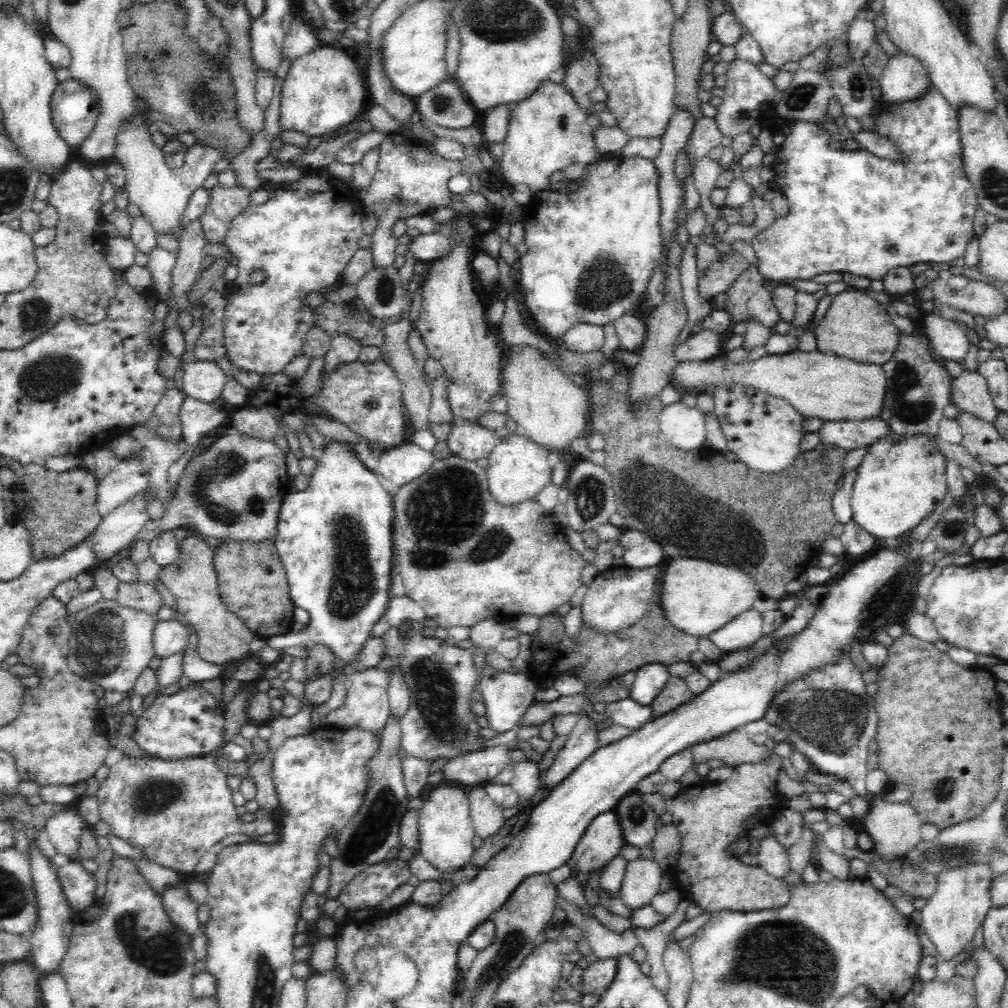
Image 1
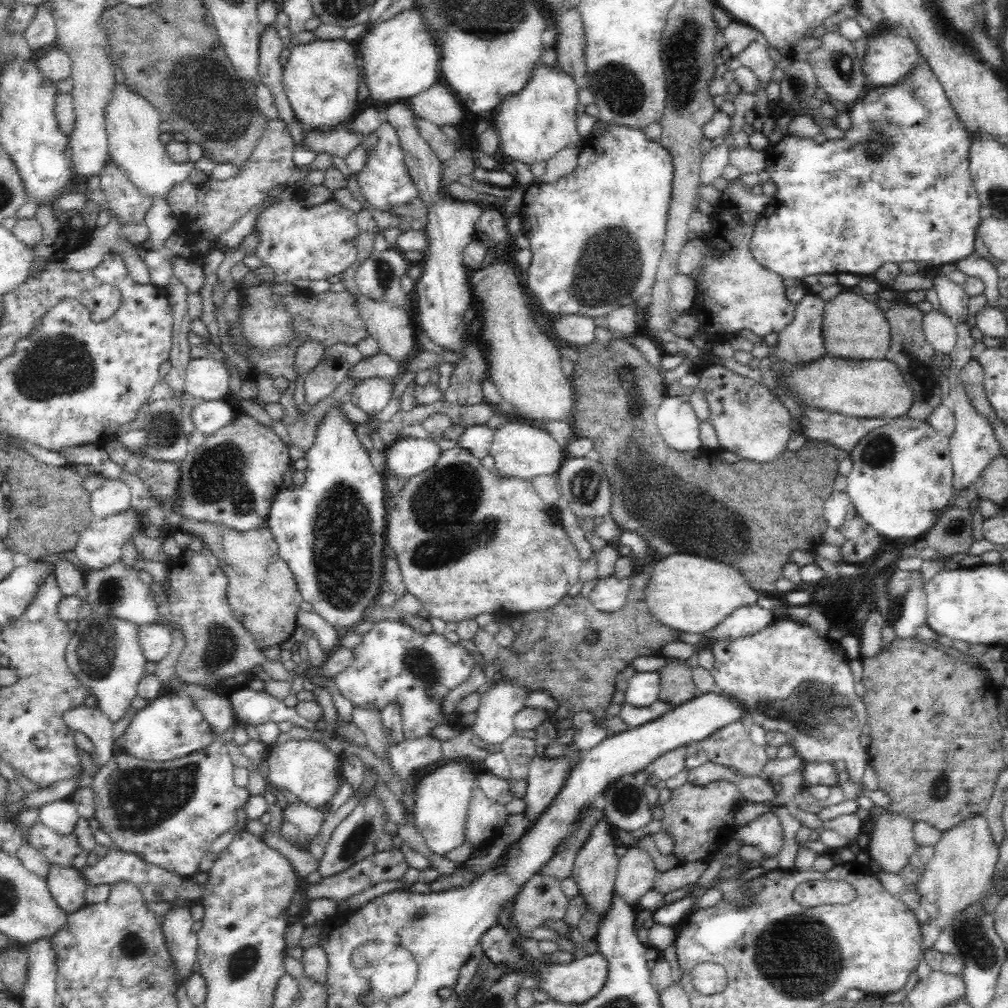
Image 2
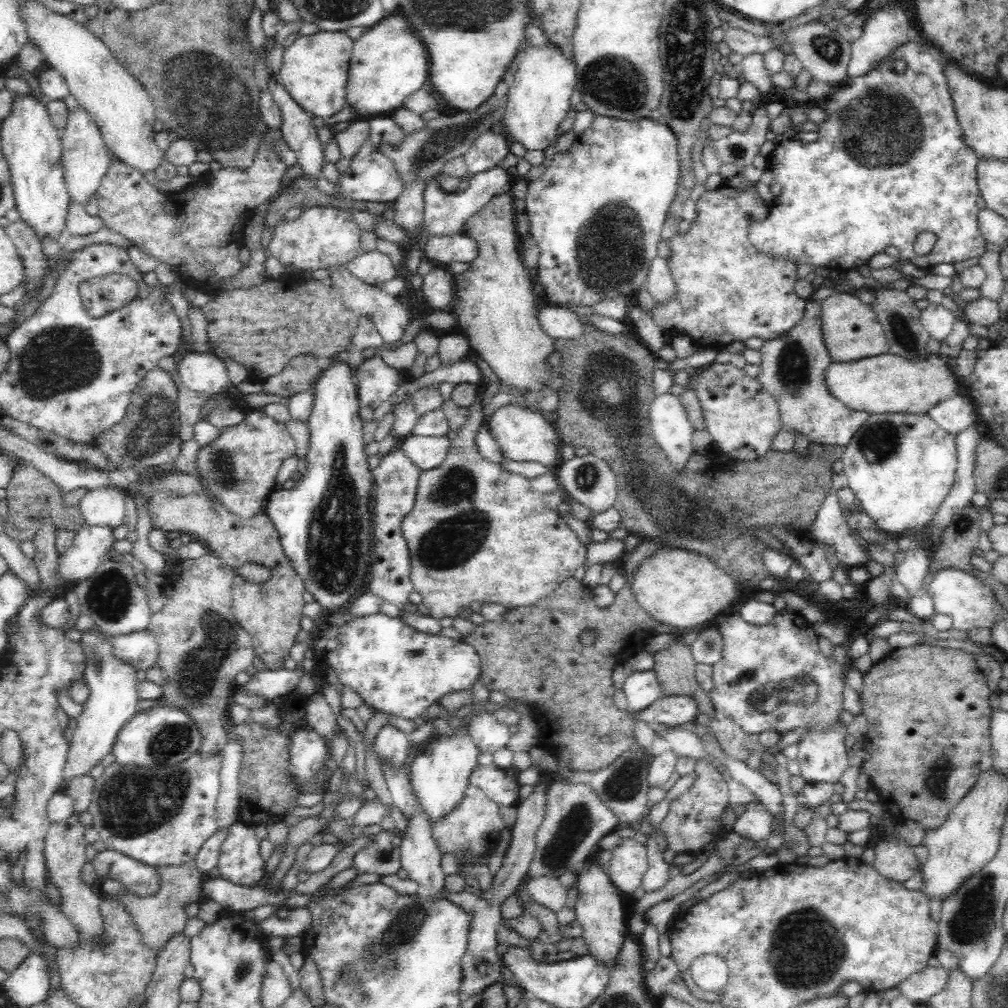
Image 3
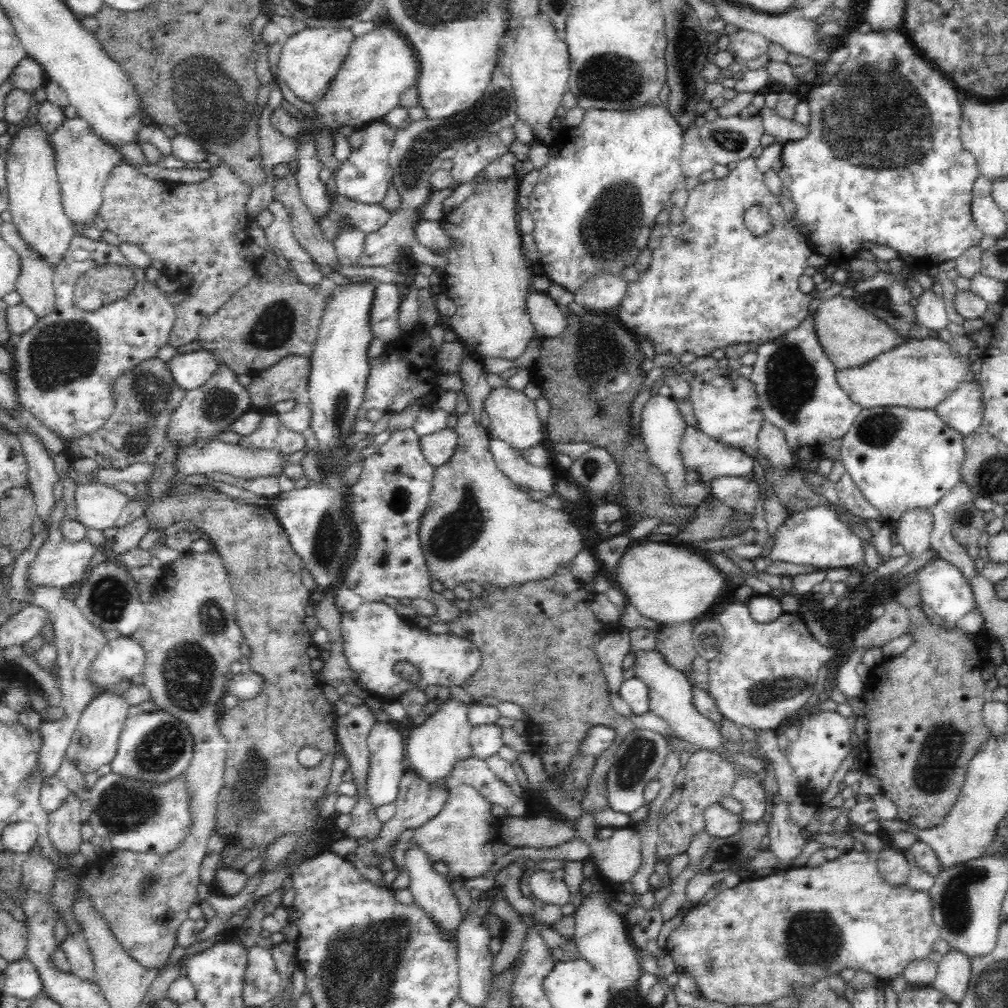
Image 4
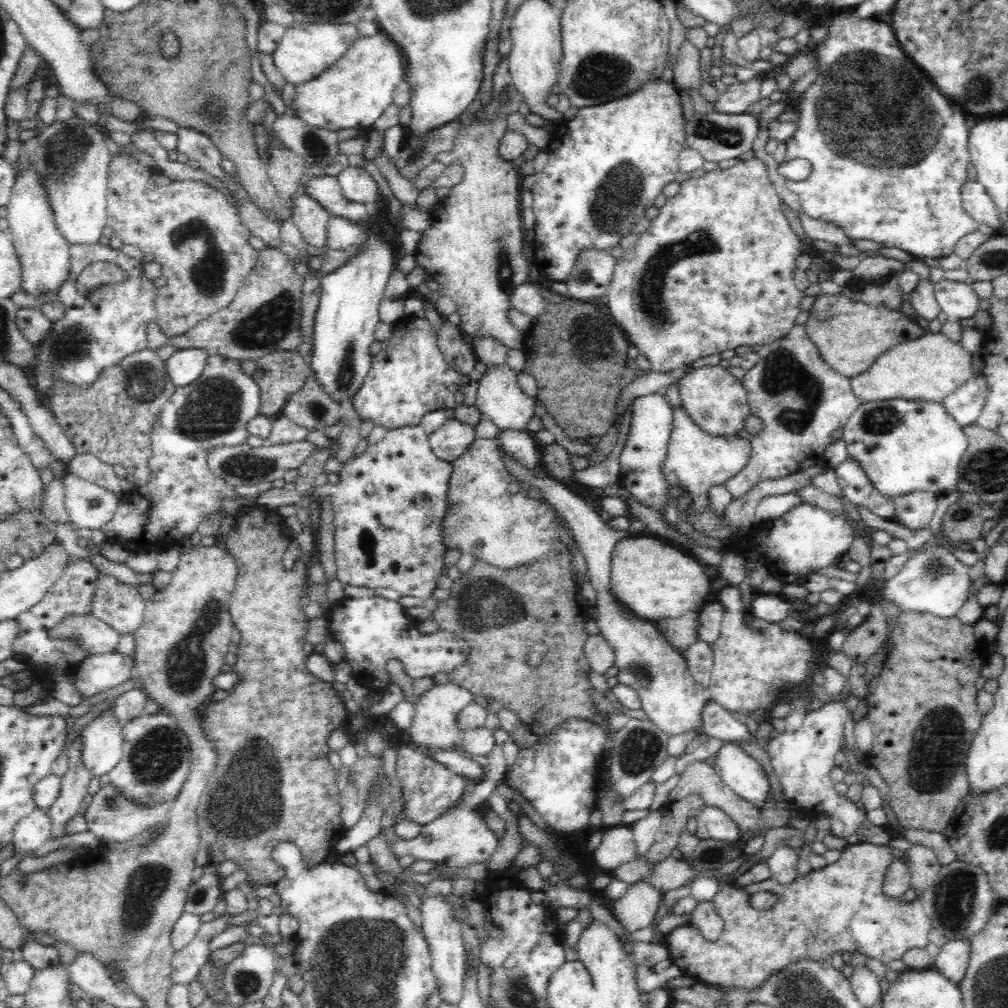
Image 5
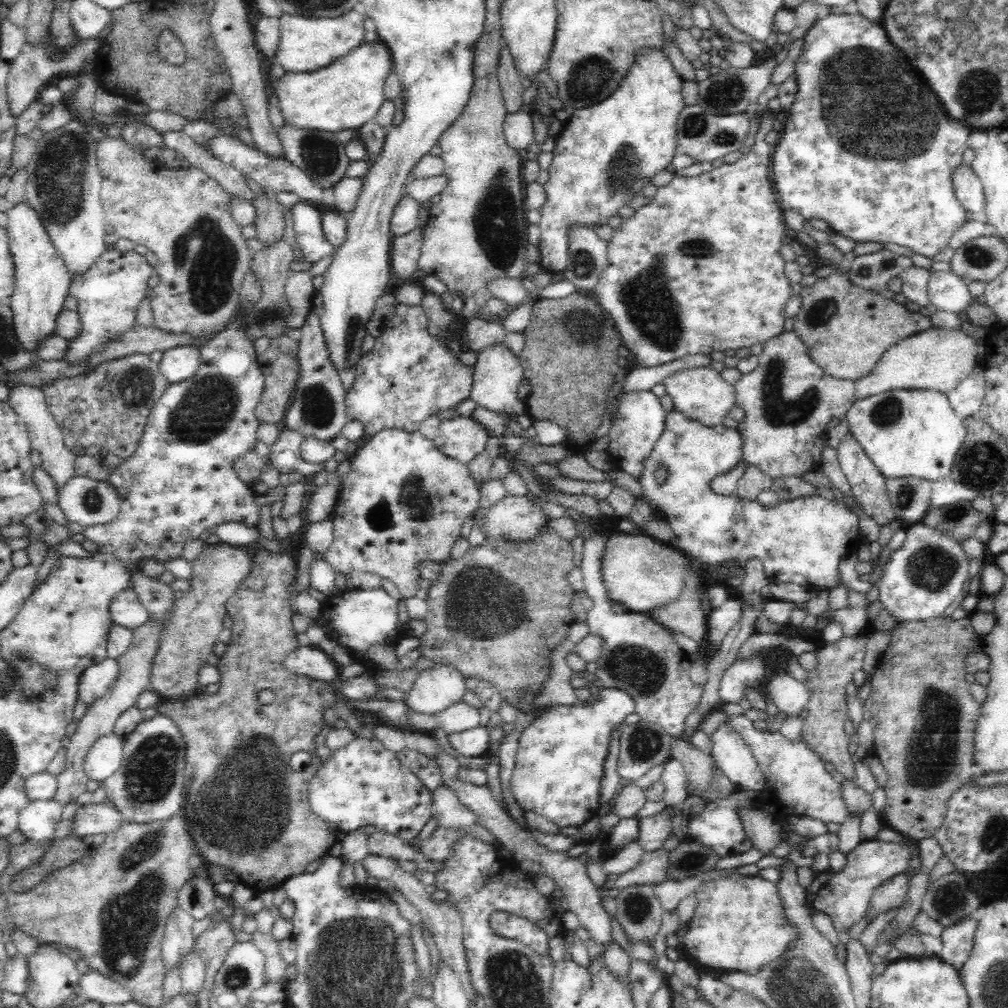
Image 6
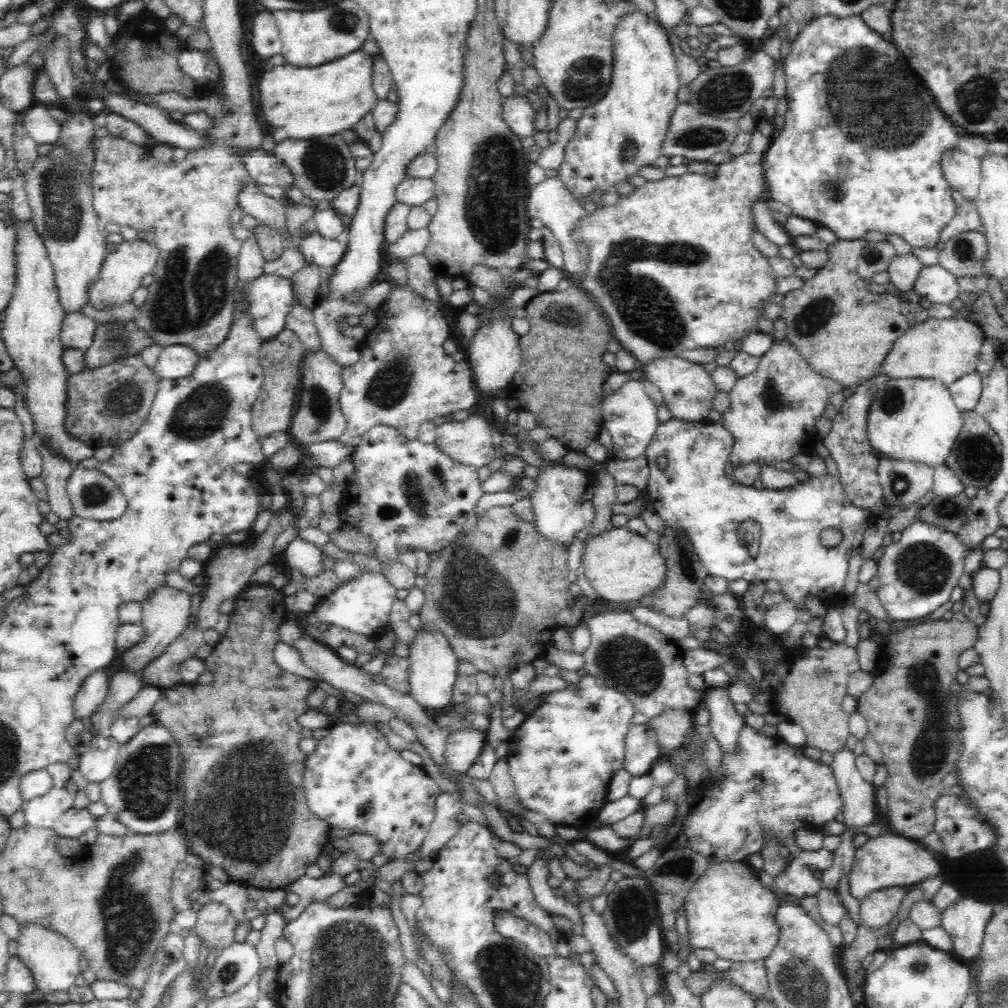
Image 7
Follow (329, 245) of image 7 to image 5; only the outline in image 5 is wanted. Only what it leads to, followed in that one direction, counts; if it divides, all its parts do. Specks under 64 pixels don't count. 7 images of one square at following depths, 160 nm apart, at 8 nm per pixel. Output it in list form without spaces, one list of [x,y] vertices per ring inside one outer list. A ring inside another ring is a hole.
[[[304,192],[301,197],[295,198],[290,219],[300,230],[306,243],[322,248],[327,242],[327,224],[331,217],[318,200]]]

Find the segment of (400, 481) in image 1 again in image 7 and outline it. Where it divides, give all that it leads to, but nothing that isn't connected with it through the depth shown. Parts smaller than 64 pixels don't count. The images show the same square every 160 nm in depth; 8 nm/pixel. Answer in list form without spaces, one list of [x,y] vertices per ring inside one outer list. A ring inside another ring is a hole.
[[[464,414],[448,418],[437,426],[435,444],[450,459],[478,470],[495,459],[492,427],[484,416]]]

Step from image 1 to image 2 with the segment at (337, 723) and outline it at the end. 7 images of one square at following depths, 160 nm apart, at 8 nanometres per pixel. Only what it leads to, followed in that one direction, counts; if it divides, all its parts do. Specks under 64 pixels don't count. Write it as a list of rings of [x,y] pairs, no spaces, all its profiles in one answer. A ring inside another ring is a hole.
[[[353,706],[352,721],[350,723],[357,726],[367,738],[367,746],[369,750],[374,752],[380,758],[388,756],[388,746],[390,742],[386,737],[386,731],[383,721],[381,710],[374,707]]]

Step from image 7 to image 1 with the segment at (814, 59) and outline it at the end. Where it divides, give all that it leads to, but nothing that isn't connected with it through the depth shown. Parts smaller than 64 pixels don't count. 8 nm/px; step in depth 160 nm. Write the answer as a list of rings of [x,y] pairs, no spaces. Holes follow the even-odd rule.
[[[932,87],[932,90],[922,98],[922,100],[918,100],[918,102],[906,102],[906,104],[886,104],[885,102],[878,104],[876,112],[874,112],[874,117],[877,122],[877,133],[880,136],[888,137],[897,147],[898,150],[901,152],[901,156],[907,160],[905,163],[902,163],[902,161],[890,161],[888,159],[880,159],[874,154],[870,153],[870,151],[866,151],[866,149],[859,151],[852,151],[847,149],[841,149],[841,150],[832,150],[830,149],[829,142],[831,141],[831,136],[828,134],[827,130],[824,130],[817,122],[804,122],[804,121],[793,121],[793,125],[790,128],[790,133],[788,136],[786,136],[786,139],[782,146],[780,146],[780,149],[777,151],[776,154],[774,154],[771,159],[773,159],[773,163],[771,164],[771,169],[774,172],[773,179],[775,183],[777,184],[777,188],[779,191],[781,191],[784,196],[788,199],[789,202],[789,212],[787,216],[778,217],[774,222],[773,225],[770,228],[767,228],[768,230],[764,230],[764,232],[760,232],[754,240],[752,240],[752,246],[754,250],[756,251],[756,254],[758,256],[758,268],[759,272],[762,273],[762,276],[764,276],[767,280],[776,280],[776,282],[779,282],[781,284],[784,281],[788,280],[798,280],[798,278],[801,278],[802,280],[810,280],[812,277],[816,276],[816,274],[824,274],[825,272],[850,272],[850,274],[855,274],[856,276],[863,276],[864,278],[869,278],[870,280],[883,280],[883,278],[887,275],[887,272],[889,270],[892,270],[896,267],[909,267],[912,264],[916,264],[918,262],[925,262],[927,264],[931,262],[951,262],[956,260],[957,258],[964,257],[966,254],[966,250],[968,249],[968,243],[976,236],[975,230],[973,228],[973,220],[975,217],[975,212],[977,208],[979,207],[979,202],[977,201],[977,192],[975,191],[975,188],[973,187],[972,182],[970,182],[970,179],[967,177],[965,168],[963,167],[962,162],[962,145],[960,144],[960,131],[958,131],[958,113],[957,109],[954,109],[948,102],[944,99],[944,96],[934,87]]]

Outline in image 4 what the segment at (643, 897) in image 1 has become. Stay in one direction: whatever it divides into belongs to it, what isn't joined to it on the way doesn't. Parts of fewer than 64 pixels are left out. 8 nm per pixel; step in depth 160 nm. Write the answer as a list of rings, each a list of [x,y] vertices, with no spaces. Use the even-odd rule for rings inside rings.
[[[633,827],[615,828],[611,837],[603,840],[592,838],[588,844],[590,844],[592,850],[590,856],[595,863],[596,871],[602,876],[606,876],[614,884],[631,882],[632,877],[637,873],[638,868],[641,867],[641,840]]]

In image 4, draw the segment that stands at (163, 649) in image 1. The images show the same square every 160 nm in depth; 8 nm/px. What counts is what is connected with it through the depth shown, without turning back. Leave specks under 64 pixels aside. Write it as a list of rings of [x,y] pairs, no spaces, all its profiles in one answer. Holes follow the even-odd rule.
[[[120,635],[106,641],[89,666],[89,679],[96,686],[114,686],[142,674],[146,655],[131,636]]]

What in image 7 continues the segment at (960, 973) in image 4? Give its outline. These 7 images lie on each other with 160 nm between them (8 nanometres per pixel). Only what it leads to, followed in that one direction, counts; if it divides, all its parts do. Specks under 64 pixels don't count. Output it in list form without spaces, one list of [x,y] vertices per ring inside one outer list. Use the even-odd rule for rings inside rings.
[[[962,898],[941,914],[941,927],[952,939],[954,954],[960,959],[979,956],[986,924],[992,919],[992,904]]]

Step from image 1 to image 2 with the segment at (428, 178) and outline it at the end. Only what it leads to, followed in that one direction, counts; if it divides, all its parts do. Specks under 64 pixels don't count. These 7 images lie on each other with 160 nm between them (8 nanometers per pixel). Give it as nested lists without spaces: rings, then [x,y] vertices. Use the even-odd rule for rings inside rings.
[[[386,119],[378,130],[367,134],[361,145],[366,149],[368,158],[363,170],[357,174],[357,180],[364,200],[370,206],[382,212],[391,212],[395,206],[404,206],[418,198],[418,189],[405,165],[396,129]]]

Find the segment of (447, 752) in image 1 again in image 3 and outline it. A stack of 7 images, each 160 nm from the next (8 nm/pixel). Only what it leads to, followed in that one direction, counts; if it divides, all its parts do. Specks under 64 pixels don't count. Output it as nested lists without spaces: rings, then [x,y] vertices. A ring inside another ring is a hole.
[[[376,613],[365,617],[359,616],[356,620],[341,626],[341,633],[337,636],[337,640],[339,641],[339,645],[336,647],[336,650],[328,651],[326,659],[324,660],[327,661],[328,666],[334,670],[339,684],[352,689],[356,694],[360,695],[362,702],[373,710],[376,709],[382,713],[400,717],[404,719],[404,721],[412,721],[415,723],[423,721],[426,712],[428,712],[428,707],[431,704],[438,703],[440,697],[444,696],[444,694],[471,688],[481,671],[480,657],[471,644],[464,642],[462,639],[454,640],[452,638],[446,638],[446,636],[442,636],[441,633],[426,634],[425,632],[418,632],[418,630],[402,622],[398,616],[391,616],[384,613]]]

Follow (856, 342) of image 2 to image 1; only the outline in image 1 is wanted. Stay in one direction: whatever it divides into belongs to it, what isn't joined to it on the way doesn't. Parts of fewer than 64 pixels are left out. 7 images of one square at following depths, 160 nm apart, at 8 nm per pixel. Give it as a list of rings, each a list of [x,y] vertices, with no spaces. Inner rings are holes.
[[[846,288],[833,295],[826,314],[814,329],[816,348],[862,364],[884,364],[895,353],[900,333],[892,323],[886,306],[870,297],[866,290]]]

